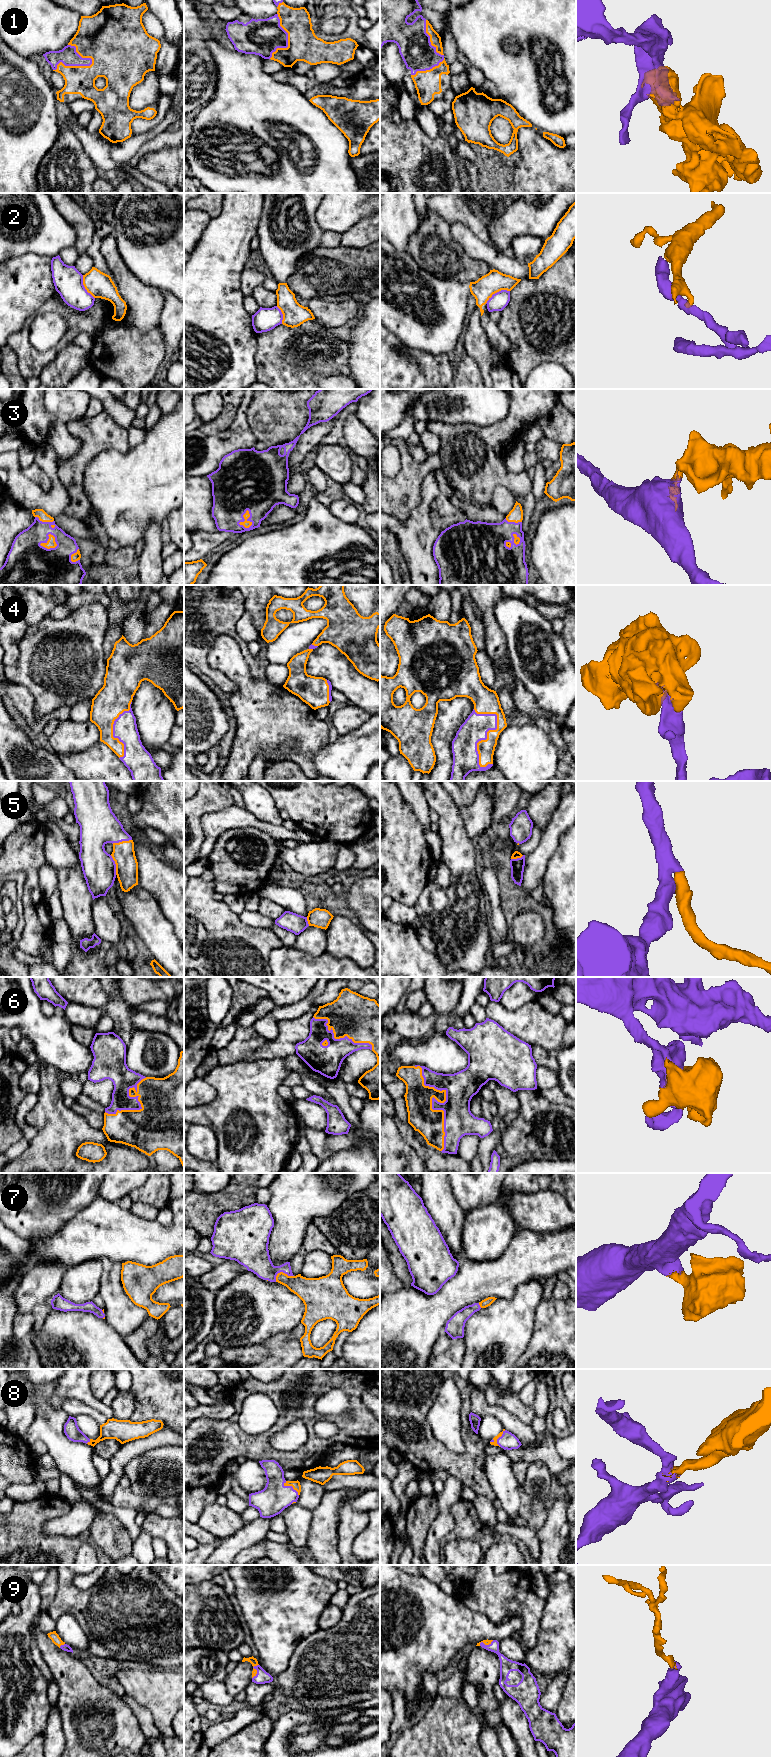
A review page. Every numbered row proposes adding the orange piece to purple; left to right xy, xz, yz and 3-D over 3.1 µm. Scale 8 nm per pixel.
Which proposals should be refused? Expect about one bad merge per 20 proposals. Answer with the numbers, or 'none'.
2

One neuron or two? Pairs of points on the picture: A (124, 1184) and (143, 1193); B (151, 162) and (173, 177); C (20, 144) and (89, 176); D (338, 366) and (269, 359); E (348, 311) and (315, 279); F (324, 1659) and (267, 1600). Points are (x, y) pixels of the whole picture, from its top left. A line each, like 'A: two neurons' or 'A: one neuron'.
A: two neurons
B: one neuron
C: two neurons
D: one neuron
E: two neurons
F: two neurons

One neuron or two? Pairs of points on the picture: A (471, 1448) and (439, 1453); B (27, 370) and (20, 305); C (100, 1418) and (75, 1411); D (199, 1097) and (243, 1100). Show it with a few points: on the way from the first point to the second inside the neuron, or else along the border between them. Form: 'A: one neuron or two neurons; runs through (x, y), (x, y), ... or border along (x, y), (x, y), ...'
A: one neuron; runs through (464, 1456), (447, 1457)
B: two neurons; border along (33, 315), (19, 330), (10, 335)
C: one neuron; runs through (94, 1413), (81, 1411)
D: two neurons; border along (202, 1078), (215, 1089), (216, 1097), (194, 1106)

